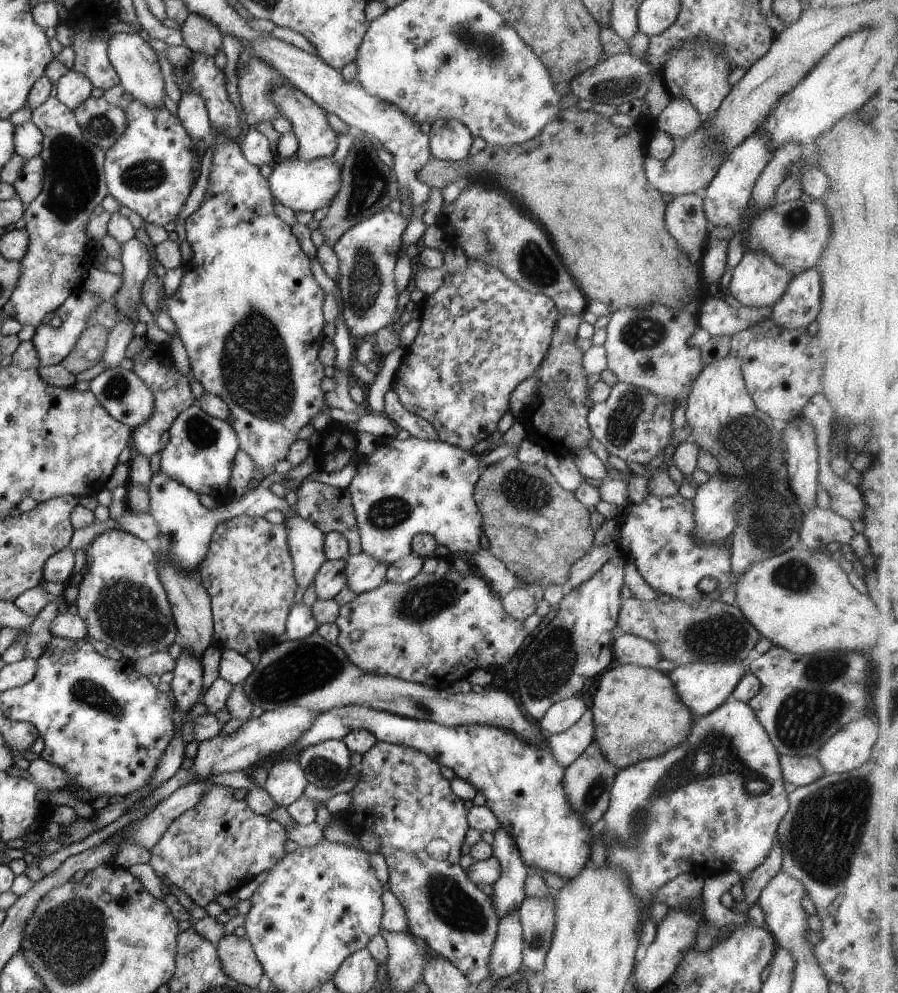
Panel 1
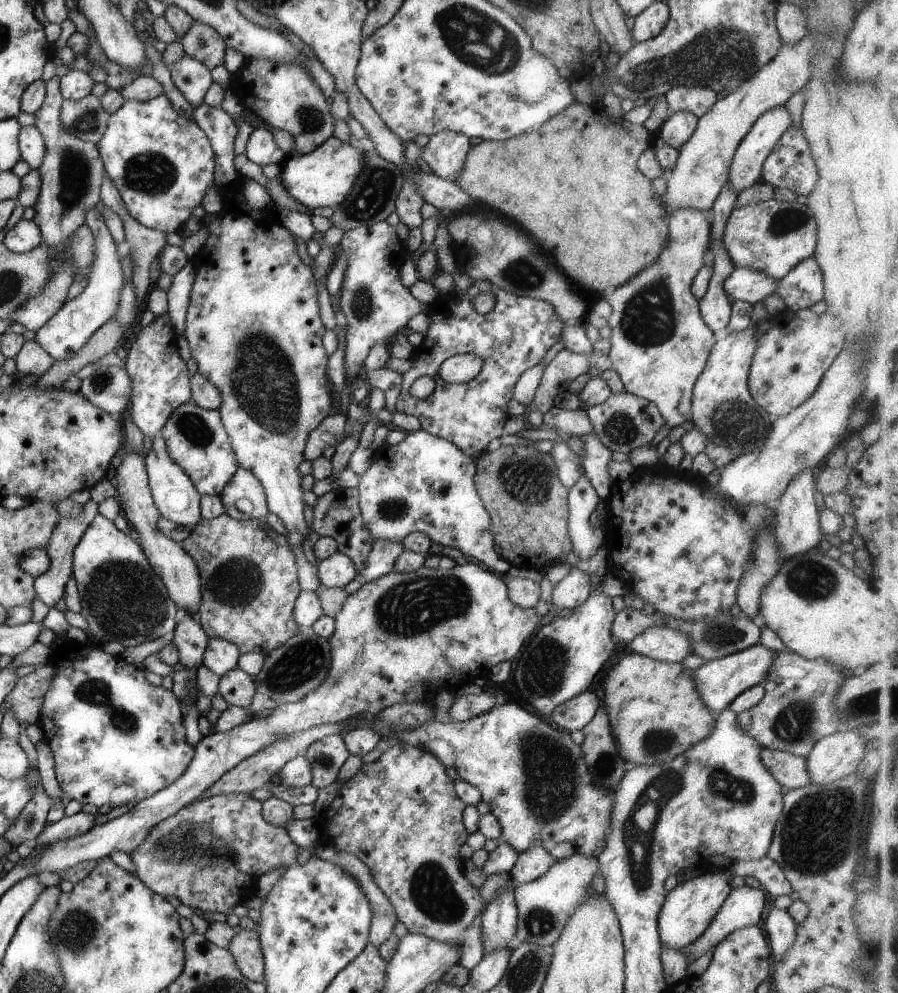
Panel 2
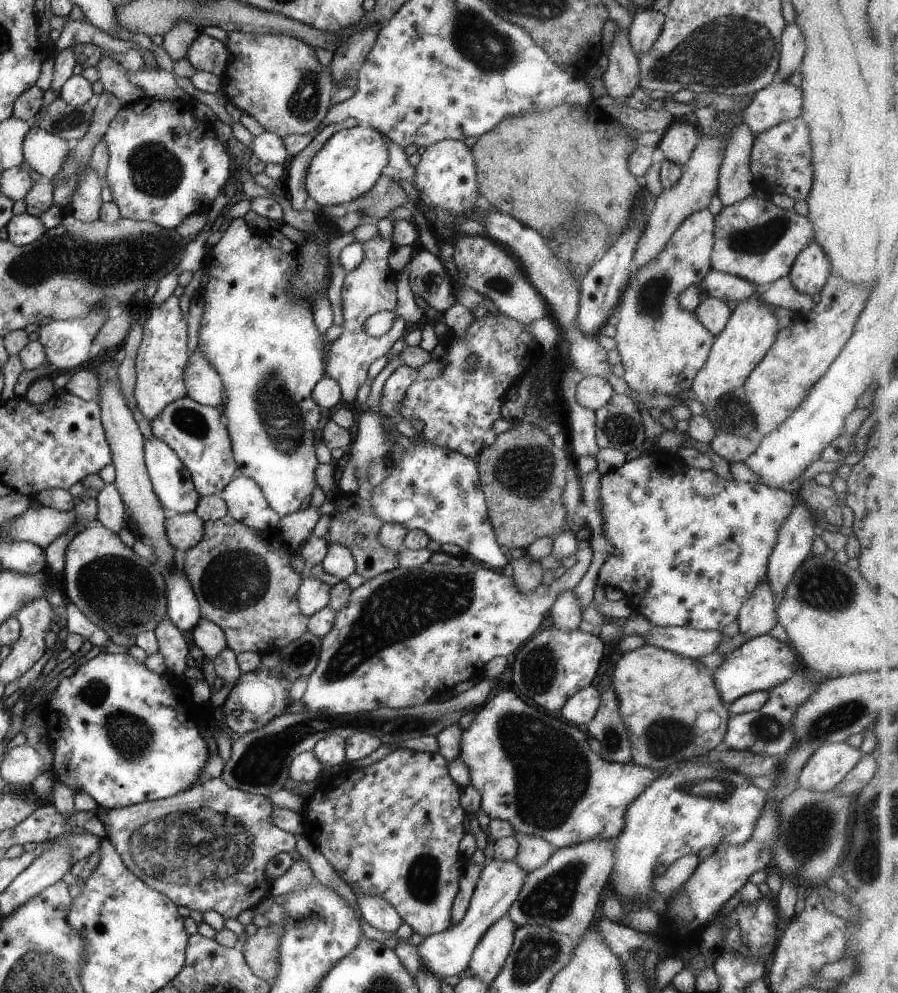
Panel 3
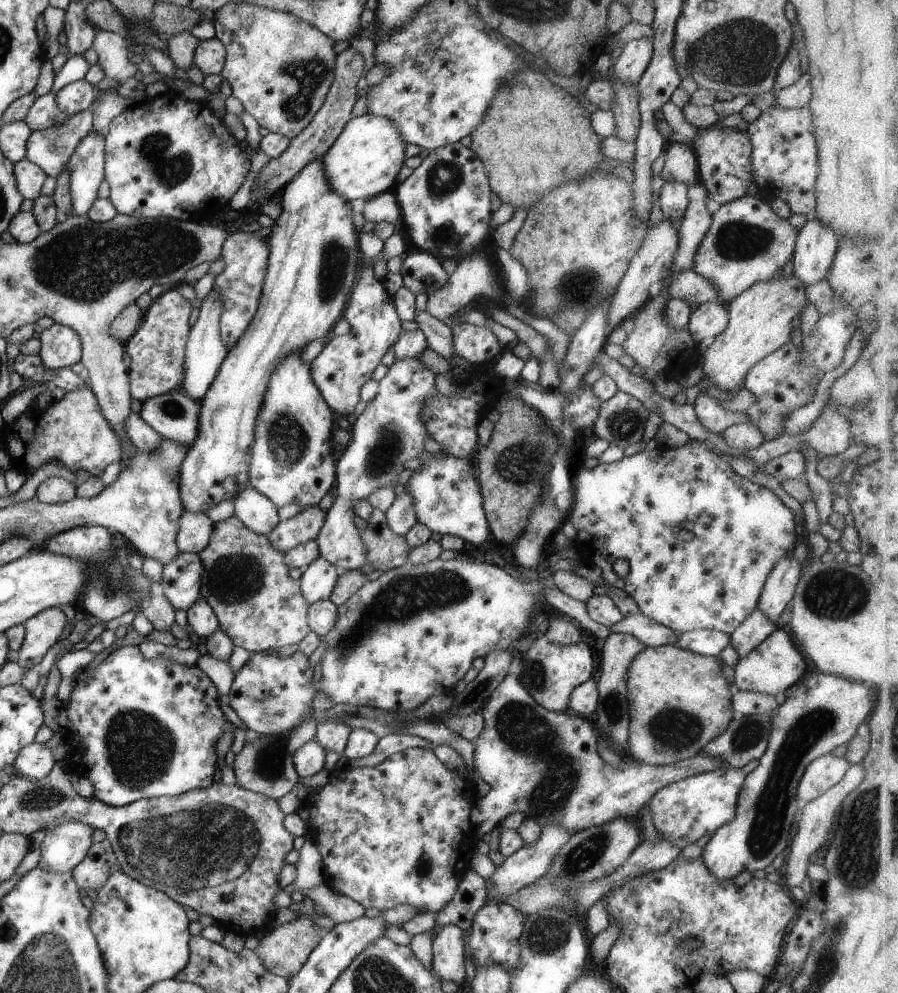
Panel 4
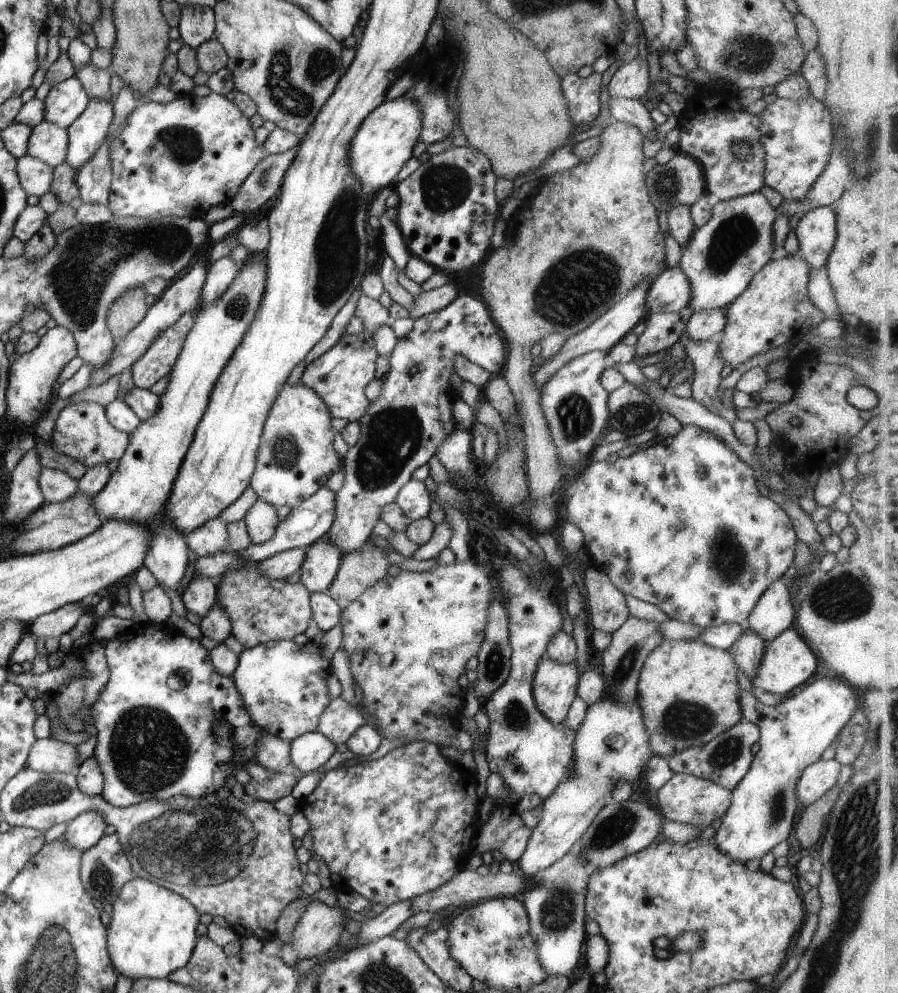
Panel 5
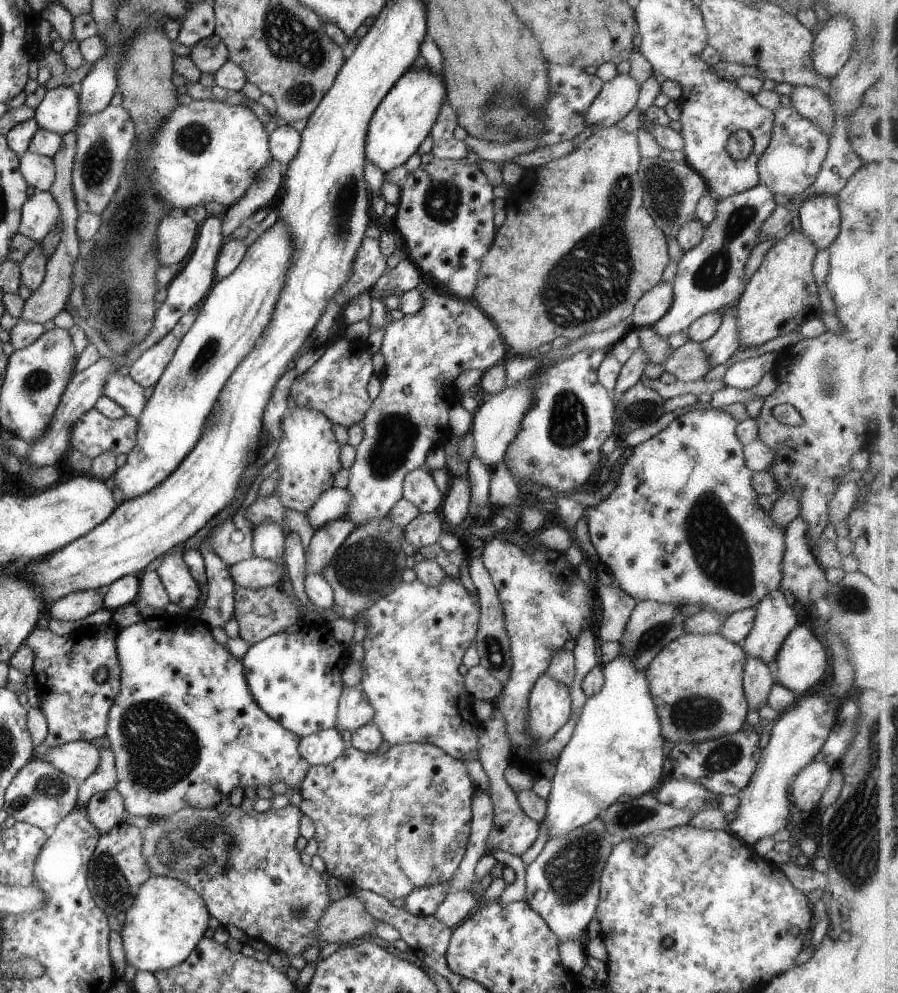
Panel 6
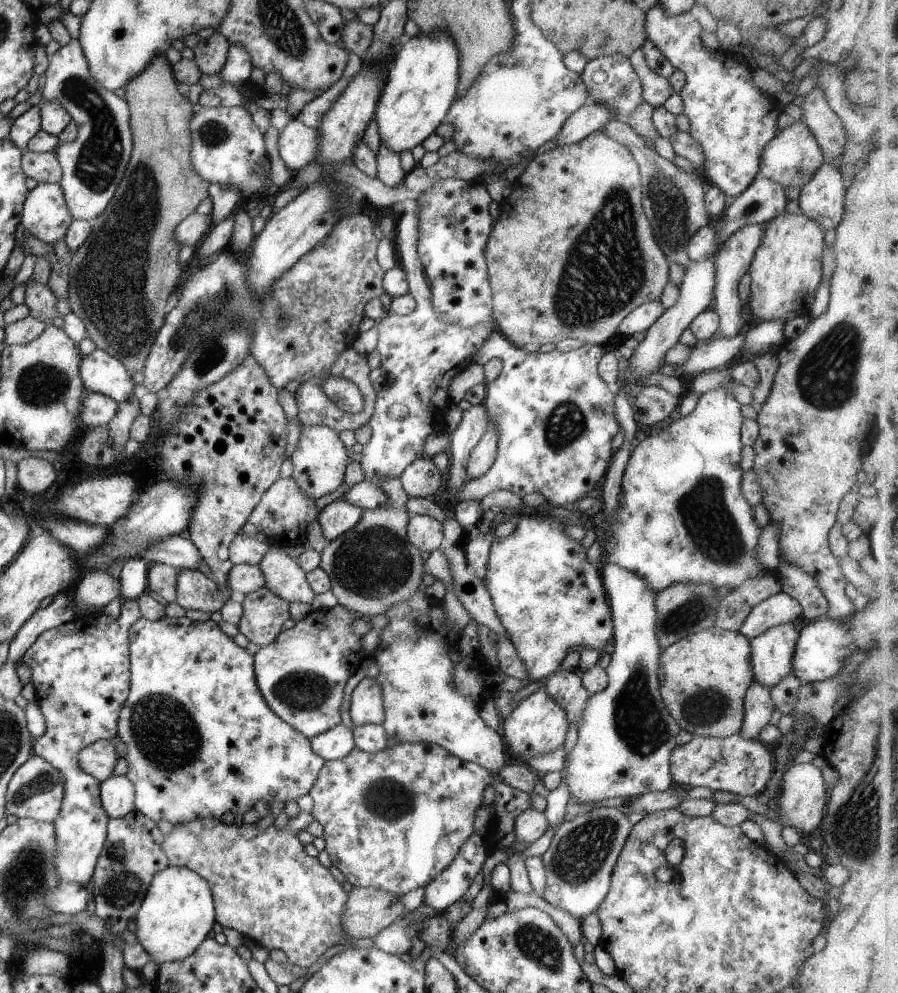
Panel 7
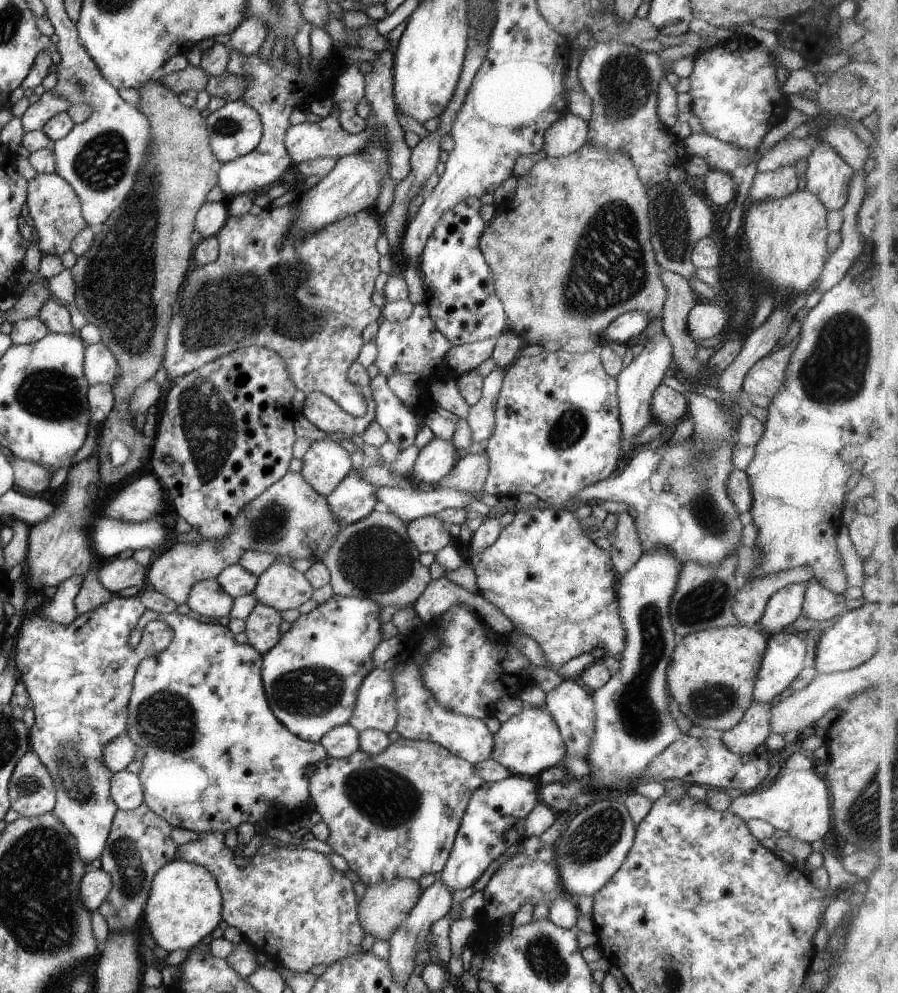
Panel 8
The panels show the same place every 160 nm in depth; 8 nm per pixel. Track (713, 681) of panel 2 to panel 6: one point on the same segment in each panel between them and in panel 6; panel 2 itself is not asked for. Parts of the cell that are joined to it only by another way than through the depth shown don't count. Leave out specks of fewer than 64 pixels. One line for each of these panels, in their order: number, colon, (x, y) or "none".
3: (761, 663)
4: (774, 665)
5: (787, 662)
6: (800, 663)

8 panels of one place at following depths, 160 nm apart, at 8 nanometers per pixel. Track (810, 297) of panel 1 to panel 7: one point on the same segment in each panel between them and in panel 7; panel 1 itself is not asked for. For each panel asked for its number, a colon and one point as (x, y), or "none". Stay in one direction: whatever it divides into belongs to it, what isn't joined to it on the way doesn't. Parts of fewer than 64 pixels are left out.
2: (801, 287)
3: (809, 271)
4: (815, 244)
5: (815, 231)
6: (819, 216)
7: (822, 197)

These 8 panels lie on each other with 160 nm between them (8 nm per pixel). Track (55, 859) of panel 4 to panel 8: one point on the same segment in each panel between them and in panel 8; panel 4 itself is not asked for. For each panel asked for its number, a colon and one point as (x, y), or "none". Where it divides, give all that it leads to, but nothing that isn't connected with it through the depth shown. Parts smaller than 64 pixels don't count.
5: (82, 832)
6: (105, 809)
7: (116, 792)
8: (125, 790)

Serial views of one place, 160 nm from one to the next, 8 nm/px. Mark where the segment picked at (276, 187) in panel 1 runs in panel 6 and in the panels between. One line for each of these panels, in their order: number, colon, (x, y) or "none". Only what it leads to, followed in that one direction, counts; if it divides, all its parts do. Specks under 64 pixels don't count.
2: (322, 178)
3: (347, 165)
4: (363, 161)
5: (384, 140)
6: (400, 122)

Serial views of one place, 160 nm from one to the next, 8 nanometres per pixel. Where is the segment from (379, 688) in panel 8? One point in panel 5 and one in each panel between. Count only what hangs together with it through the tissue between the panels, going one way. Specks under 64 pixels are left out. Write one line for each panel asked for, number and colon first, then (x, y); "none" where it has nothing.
5: (340, 718)
6: (353, 710)
7: (365, 707)

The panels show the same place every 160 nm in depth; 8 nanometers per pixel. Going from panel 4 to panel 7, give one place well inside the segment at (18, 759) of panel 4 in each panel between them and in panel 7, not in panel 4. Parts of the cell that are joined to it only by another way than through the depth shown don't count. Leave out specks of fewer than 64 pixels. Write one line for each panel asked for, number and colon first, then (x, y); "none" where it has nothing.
5: (47, 755)
6: (77, 759)
7: (98, 759)

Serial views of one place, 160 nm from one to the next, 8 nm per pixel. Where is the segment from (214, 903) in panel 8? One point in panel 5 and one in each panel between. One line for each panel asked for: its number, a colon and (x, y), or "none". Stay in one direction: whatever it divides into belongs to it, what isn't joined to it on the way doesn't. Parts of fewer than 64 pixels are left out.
5: (151, 932)
6: (167, 919)
7: (177, 911)

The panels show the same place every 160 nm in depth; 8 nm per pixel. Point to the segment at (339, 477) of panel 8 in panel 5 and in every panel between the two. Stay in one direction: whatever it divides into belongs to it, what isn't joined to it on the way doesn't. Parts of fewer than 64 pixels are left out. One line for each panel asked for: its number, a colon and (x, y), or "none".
5: (294, 458)
6: (308, 455)
7: (318, 462)

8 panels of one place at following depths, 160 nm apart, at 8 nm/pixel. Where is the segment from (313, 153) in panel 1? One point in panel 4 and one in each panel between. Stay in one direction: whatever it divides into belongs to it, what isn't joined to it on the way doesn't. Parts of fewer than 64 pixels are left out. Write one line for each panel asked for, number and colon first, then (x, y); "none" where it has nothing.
2: (283, 96)
3: (275, 78)
4: (279, 67)

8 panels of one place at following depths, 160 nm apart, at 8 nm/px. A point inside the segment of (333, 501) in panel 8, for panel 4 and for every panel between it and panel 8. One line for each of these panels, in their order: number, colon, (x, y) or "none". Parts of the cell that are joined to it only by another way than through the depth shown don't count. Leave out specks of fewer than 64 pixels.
4: (317, 580)
5: (321, 559)
6: (326, 538)
7: (340, 515)

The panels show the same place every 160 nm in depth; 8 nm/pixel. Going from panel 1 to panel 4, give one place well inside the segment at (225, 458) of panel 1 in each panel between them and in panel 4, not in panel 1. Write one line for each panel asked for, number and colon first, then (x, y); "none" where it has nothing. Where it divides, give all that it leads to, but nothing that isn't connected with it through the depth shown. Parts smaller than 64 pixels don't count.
2: (195, 440)
3: (197, 434)
4: (173, 415)

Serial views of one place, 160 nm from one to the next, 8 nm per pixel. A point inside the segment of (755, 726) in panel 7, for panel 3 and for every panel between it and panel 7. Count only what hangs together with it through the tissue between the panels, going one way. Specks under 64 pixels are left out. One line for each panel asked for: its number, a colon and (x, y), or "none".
3: (757, 615)
4: (756, 627)
5: (747, 650)
6: (757, 677)

